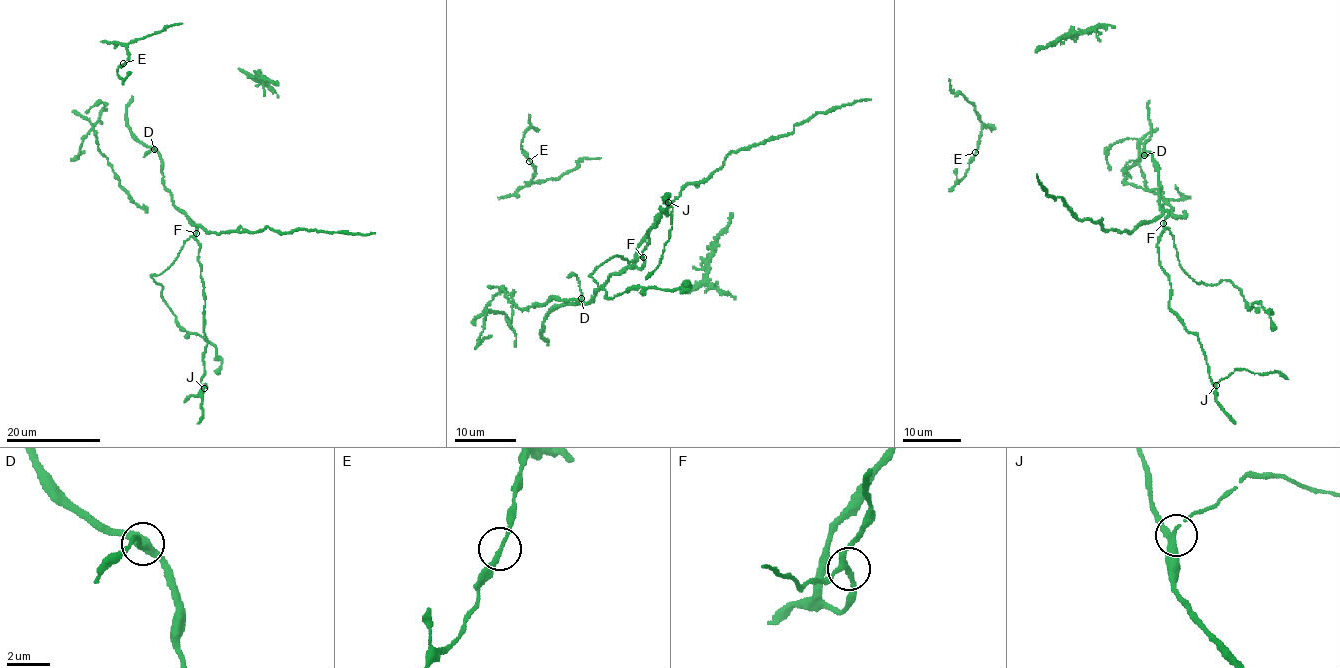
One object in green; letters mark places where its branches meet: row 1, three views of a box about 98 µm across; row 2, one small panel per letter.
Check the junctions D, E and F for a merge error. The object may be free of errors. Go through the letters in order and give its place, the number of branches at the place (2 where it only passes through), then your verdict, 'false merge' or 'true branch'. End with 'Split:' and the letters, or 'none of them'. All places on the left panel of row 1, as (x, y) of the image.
D: place (154, 149); branches 3; true branch
E: place (123, 63); branches 2; true branch
F: place (196, 233); branches 3; true branch
Split: none of them

